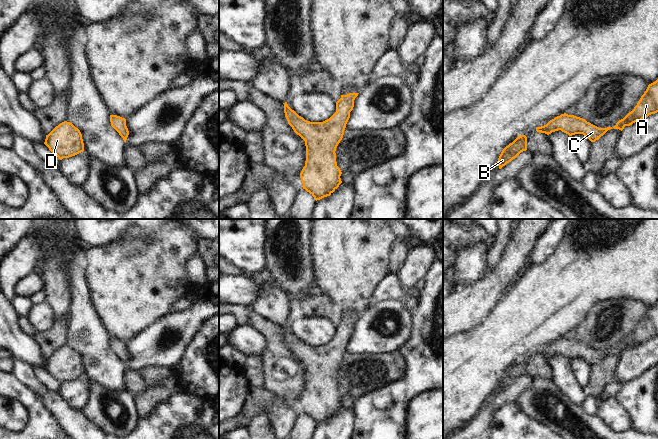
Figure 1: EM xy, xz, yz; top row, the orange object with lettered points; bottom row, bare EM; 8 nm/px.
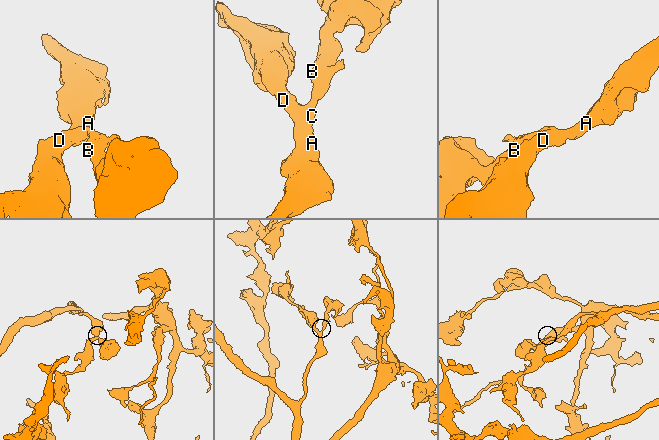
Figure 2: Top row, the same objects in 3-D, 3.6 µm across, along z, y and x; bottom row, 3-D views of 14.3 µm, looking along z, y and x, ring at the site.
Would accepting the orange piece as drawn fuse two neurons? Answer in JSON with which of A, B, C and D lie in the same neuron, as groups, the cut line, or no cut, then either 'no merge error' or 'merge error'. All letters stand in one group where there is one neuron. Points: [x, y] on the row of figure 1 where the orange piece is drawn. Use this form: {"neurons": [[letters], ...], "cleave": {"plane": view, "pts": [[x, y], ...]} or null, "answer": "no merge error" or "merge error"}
{"neurons": [["A", "B", "C", "D"]], "cleave": null, "answer": "no merge error"}

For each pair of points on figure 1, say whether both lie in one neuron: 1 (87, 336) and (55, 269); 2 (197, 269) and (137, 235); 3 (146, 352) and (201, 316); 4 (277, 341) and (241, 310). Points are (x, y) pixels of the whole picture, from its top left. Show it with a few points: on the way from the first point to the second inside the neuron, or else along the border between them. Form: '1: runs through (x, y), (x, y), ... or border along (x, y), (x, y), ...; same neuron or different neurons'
1: border along (67, 278), (70, 294), (69, 313); different neurons
2: border along (195, 250), (186, 262), (186, 273), (192, 286); different neurons
3: runs through (158, 336), (164, 325), (185, 324); same neuron
4: border along (246, 306), (247, 323); different neurons

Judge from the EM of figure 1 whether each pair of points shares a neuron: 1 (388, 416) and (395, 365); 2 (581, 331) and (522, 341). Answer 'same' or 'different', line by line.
1: different
2: different

